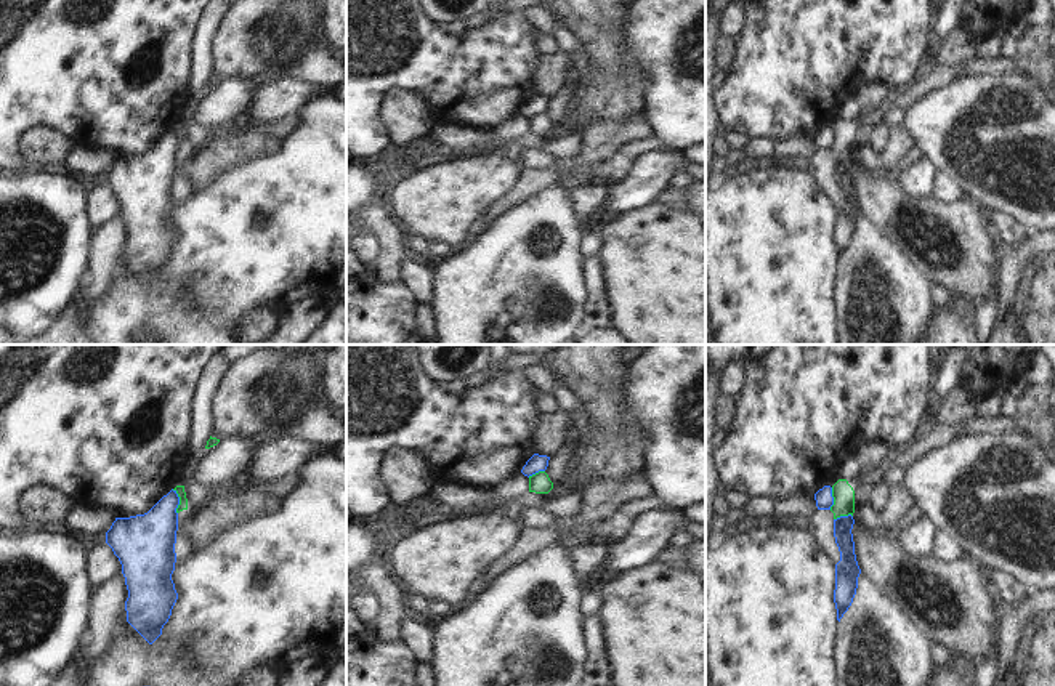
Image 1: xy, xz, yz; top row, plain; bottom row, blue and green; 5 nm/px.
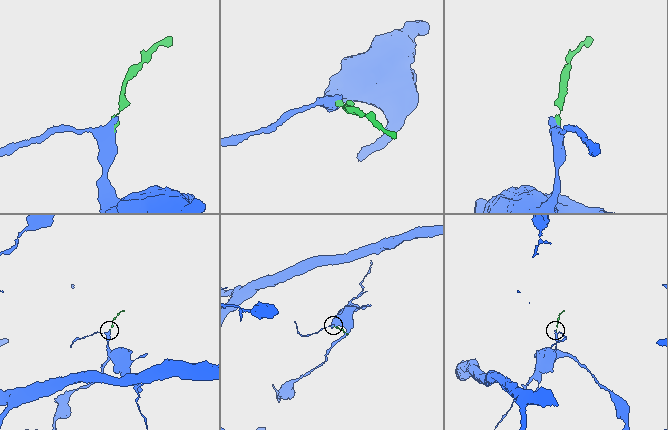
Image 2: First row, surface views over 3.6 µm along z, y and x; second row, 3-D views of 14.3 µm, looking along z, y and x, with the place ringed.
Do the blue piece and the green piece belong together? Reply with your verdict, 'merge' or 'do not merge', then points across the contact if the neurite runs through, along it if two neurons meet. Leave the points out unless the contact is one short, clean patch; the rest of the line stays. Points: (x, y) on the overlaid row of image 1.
do not merge; border along xy (172, 489), (178, 497), (177, 513)

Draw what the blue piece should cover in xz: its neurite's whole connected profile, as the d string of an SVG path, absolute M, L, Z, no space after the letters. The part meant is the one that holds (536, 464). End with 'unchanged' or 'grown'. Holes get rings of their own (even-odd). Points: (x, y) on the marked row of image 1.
M534 454L526 462L526 465L523 466L521 473L529 478L529 476L532 476L532 474L536 474L539 471L545 471L547 466L548 466L548 460L550 460L550 457L547 457L547 455Z; unchanged

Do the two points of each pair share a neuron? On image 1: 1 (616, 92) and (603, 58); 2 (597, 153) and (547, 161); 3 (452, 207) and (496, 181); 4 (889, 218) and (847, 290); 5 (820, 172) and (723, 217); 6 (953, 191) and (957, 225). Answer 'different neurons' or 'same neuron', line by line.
1: same neuron
2: different neurons
3: same neuron
4: different neurons
5: different neurons
6: different neurons

